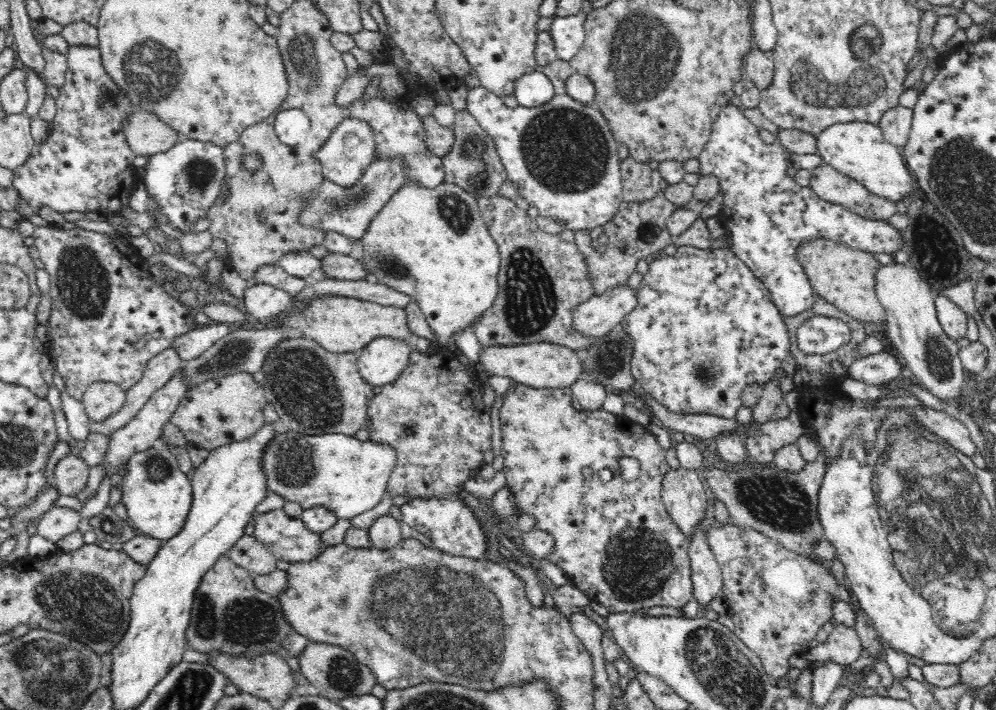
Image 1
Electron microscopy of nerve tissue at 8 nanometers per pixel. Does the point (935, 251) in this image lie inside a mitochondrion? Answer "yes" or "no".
yes

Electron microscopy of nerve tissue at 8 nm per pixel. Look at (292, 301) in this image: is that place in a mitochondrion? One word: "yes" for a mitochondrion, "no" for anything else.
no

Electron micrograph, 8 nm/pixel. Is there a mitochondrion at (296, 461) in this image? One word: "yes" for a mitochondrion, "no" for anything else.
yes

